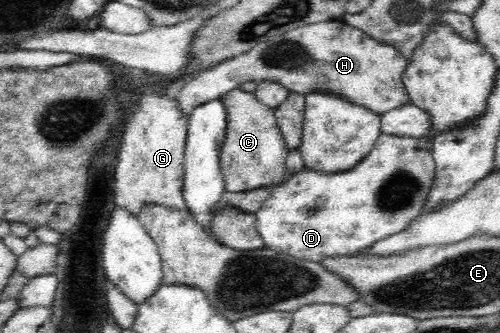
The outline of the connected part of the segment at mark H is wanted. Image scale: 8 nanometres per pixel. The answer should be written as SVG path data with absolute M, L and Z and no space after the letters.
M344 20L316 22L273 37L189 78L176 97L184 114L190 115L197 106L250 81L276 81L304 96L312 91L328 91L378 114L411 103L403 83L406 57L394 46L377 42Z

